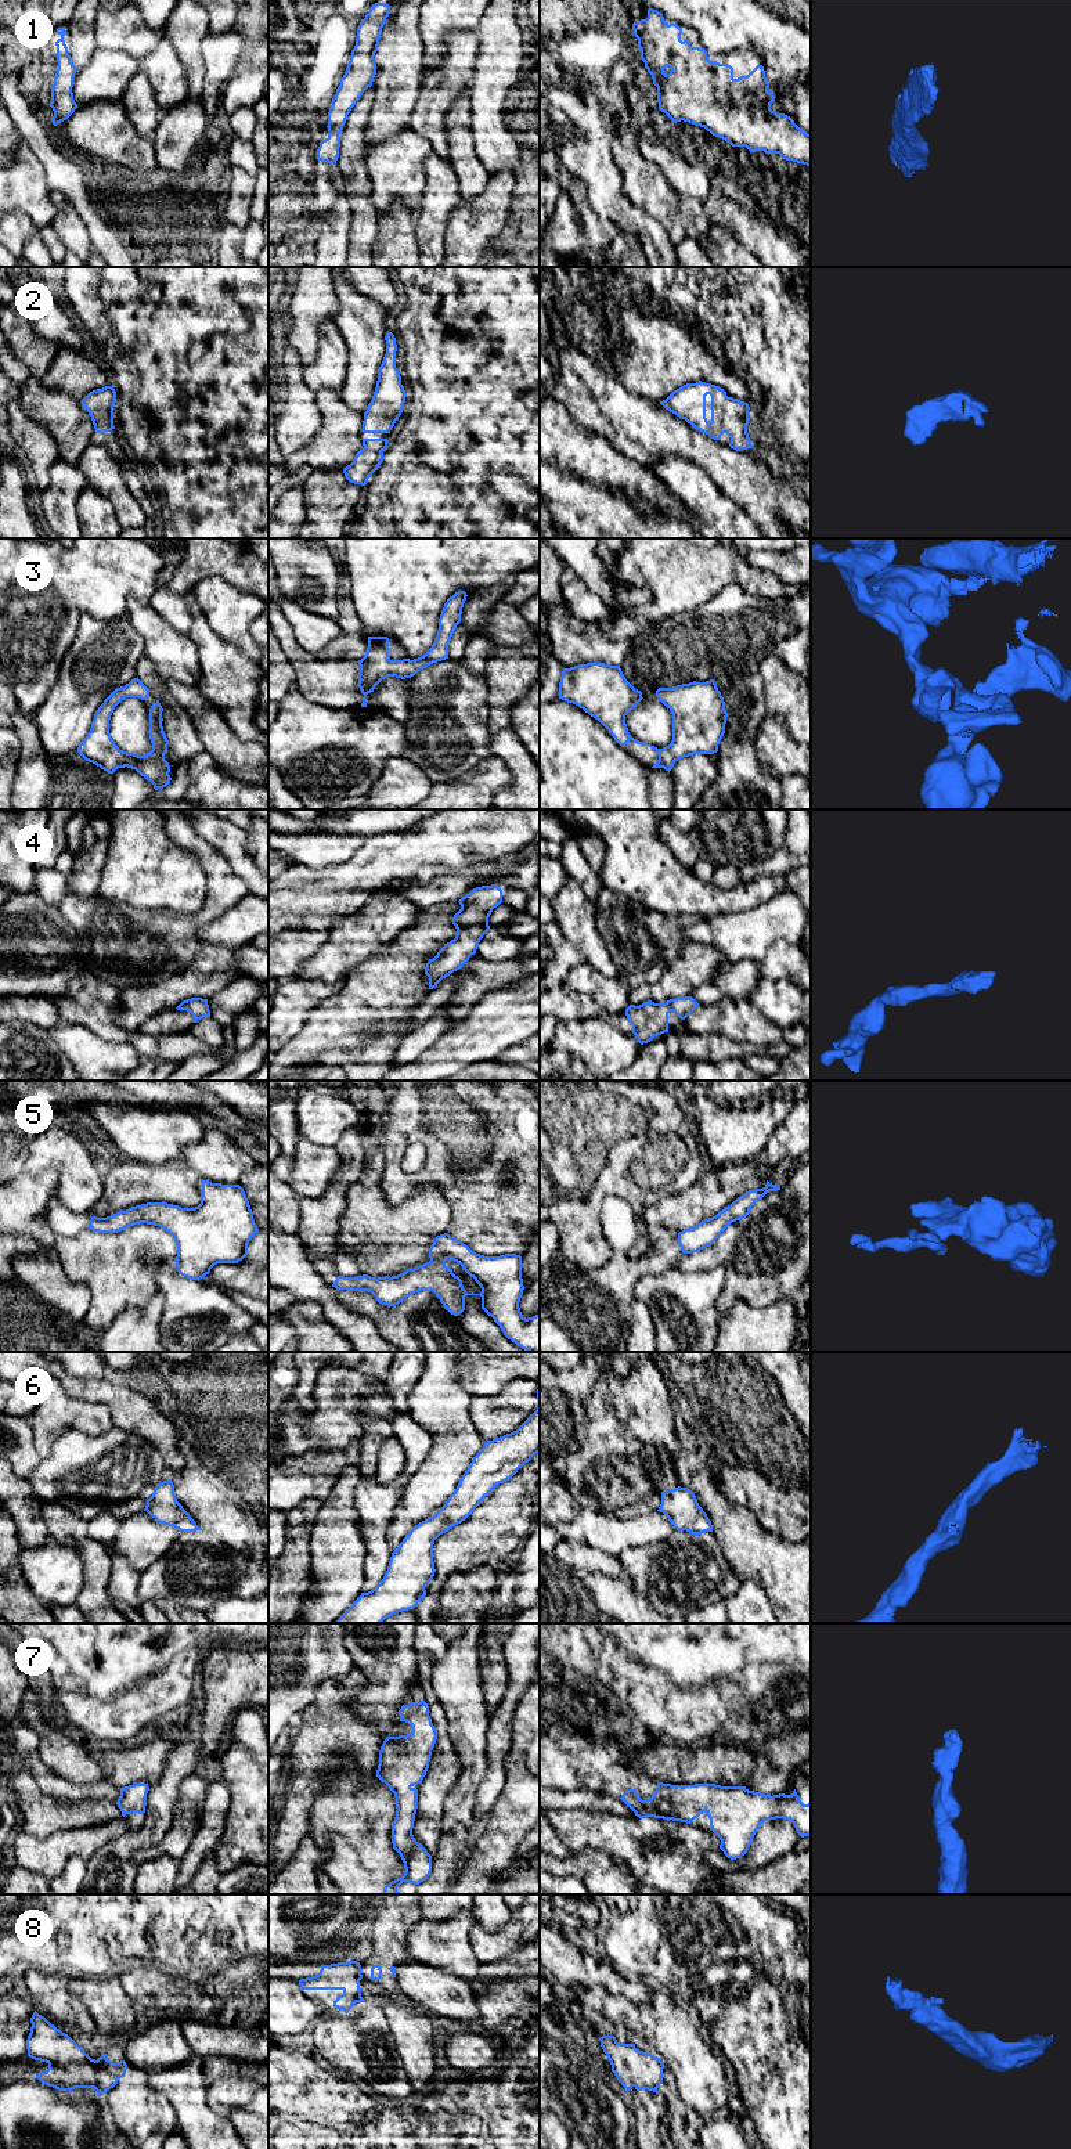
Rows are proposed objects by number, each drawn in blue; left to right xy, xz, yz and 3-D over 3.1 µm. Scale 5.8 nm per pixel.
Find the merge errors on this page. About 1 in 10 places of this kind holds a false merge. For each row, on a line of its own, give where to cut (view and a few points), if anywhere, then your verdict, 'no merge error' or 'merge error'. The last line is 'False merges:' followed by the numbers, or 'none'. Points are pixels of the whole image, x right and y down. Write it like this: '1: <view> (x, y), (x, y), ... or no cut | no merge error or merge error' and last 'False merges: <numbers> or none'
1: no cut | no merge error
2: no cut | no merge error
3: no cut | no merge error
4: no cut | no merge error
5: no cut | no merge error
6: no cut | no merge error
7: no cut | no merge error
8: no cut | no merge error
False merges: none

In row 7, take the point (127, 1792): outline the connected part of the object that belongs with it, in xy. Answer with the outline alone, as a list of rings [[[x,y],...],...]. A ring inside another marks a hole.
[[[133,1784],[125,1788],[120,1788],[120,1796],[116,1802],[118,1807],[122,1811],[122,1816],[131,1813],[144,1814],[147,1806],[147,1793],[149,1788],[148,1784]]]

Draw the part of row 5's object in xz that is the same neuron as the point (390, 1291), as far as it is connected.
[[[448,1233],[434,1238],[428,1263],[407,1269],[397,1276],[338,1276],[338,1291],[368,1291],[387,1306],[396,1306],[419,1291],[432,1291],[444,1309],[457,1316],[465,1310],[466,1295],[480,1295],[482,1309],[494,1319],[504,1335],[527,1352],[540,1352],[540,1315],[524,1317],[519,1302],[523,1295],[522,1256],[505,1254],[484,1256],[472,1251]],[[452,1259],[480,1286],[480,1294],[468,1294],[462,1280],[446,1266]]]

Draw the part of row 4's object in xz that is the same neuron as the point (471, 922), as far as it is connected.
[[[495,884],[476,887],[458,902],[461,909],[452,917],[455,938],[444,944],[426,963],[429,989],[436,988],[443,978],[459,970],[476,953],[480,940],[490,930],[488,917],[493,909],[502,902],[502,890]]]

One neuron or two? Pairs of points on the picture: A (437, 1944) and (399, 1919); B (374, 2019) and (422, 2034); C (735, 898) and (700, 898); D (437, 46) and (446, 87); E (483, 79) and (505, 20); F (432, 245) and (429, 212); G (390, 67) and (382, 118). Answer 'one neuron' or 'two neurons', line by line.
A: two neurons
B: two neurons
C: one neuron
D: two neurons
E: one neuron
F: one neuron
G: one neuron

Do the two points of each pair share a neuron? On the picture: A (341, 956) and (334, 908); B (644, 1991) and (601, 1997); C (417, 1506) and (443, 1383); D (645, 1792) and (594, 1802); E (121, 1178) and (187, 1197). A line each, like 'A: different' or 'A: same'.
A: different
B: different
C: same
D: different
E: same

